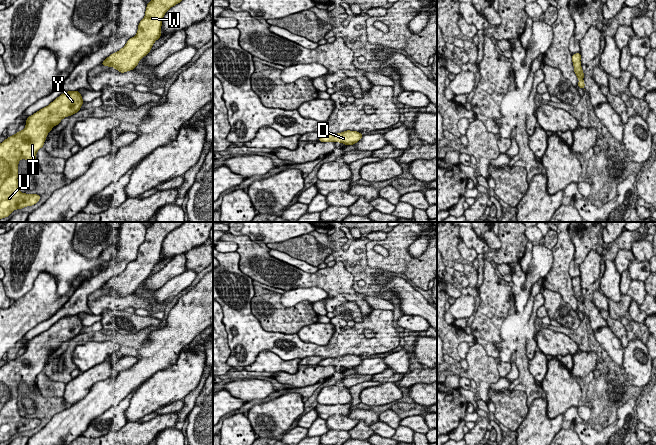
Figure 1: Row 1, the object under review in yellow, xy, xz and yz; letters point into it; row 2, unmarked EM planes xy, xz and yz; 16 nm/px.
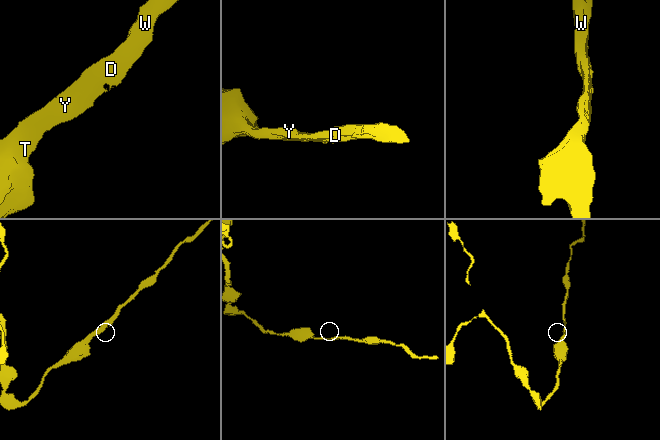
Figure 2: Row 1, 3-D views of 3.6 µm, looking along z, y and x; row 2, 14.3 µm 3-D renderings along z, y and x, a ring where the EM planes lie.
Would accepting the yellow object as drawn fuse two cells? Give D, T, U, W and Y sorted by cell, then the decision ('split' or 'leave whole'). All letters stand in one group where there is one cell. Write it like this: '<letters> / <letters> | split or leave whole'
D T U W Y | leave whole

